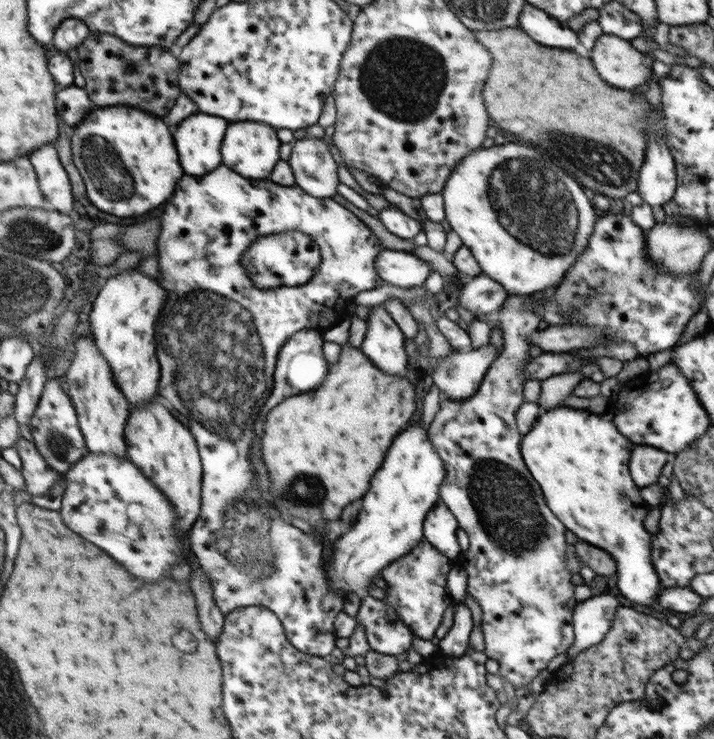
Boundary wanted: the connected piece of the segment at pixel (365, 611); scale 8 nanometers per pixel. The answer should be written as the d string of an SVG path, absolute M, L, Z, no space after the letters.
M369 594L361 596L355 619L364 628L371 651L396 656L408 652L413 646L415 634L400 619L394 607L382 599Z

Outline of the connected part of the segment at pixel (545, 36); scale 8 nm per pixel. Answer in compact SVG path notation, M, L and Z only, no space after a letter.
M524 4L518 16L518 24L523 32L540 45L568 50L584 57L591 54L582 46L577 34L570 27L531 4Z

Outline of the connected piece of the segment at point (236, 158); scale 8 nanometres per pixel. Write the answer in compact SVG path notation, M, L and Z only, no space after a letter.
M248 121L230 124L228 140L224 140L224 164L240 172L242 177L248 176L256 180L268 179L268 174L280 160L280 145L276 129L266 123Z

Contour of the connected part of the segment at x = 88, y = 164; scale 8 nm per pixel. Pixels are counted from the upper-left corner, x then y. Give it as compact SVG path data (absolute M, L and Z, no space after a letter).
M106 106L93 108L86 118L74 126L72 150L74 164L86 184L90 202L108 214L114 216L140 216L168 200L180 182L182 170L174 138L170 136L168 126L154 113L145 112L128 106Z

